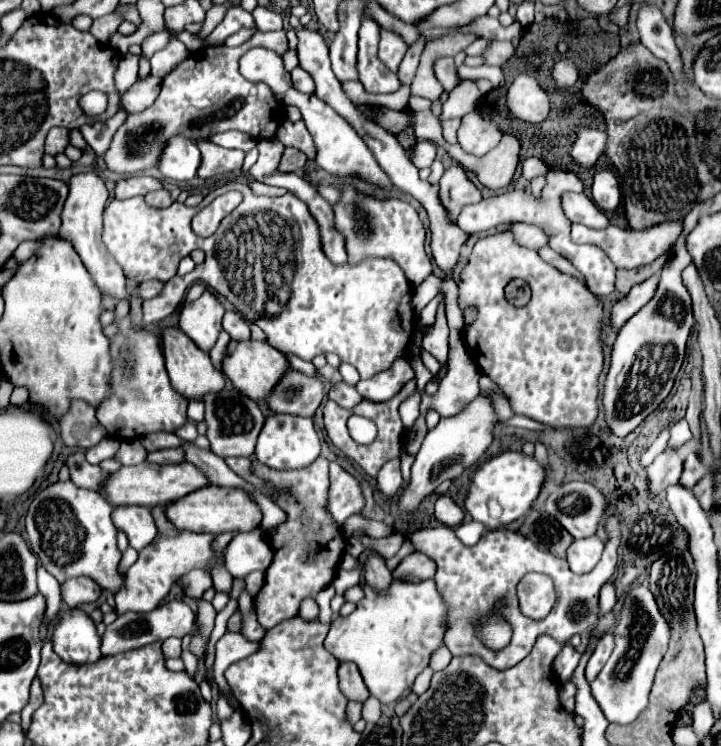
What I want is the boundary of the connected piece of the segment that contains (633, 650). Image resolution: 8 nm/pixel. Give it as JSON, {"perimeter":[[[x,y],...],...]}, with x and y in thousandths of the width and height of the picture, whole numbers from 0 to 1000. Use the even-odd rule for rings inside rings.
{"perimeter":[[[886,784],[886,792],[872,792],[867,798],[864,814],[856,819],[850,854],[853,870],[839,894],[831,899],[828,910],[820,916],[820,929],[847,969],[867,972],[895,950],[908,897],[920,883],[928,859],[925,832],[920,832],[908,800],[897,787]]]}

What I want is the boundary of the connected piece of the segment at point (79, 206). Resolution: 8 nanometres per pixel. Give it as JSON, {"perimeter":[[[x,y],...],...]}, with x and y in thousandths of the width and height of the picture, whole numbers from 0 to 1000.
{"perimeter":[[[107,232],[96,240],[96,264],[90,269],[87,280],[87,302],[82,310],[82,318],[101,326],[104,336],[110,339],[112,350],[118,353],[121,363],[129,369],[132,379],[137,382],[140,393],[154,393],[165,401],[179,401],[173,390],[173,366],[168,355],[157,347],[157,342],[148,336],[148,331],[140,323],[143,312],[143,280],[151,267],[148,251],[143,240],[137,240],[132,232]]]}

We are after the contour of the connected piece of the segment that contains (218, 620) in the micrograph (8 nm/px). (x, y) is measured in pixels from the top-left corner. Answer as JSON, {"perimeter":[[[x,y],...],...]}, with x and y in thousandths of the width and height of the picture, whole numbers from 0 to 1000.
{"perimeter":[[[318,806],[318,811],[309,816],[309,819],[304,819],[301,822],[301,827],[298,827],[298,840],[295,840],[295,849],[293,849],[293,859],[290,859],[290,883],[287,883],[287,889],[290,889],[290,916],[295,916],[295,883],[298,883],[298,873],[295,873],[295,865],[298,865],[298,859],[315,846],[315,830],[323,824],[329,819],[329,808],[326,806]]]}

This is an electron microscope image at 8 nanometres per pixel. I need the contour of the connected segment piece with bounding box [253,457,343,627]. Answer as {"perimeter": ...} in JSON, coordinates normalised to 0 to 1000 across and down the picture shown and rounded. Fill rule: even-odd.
{"perimeter":[[[442,613],[429,626],[409,631],[381,631],[362,623],[359,618],[351,618],[351,631],[384,653],[404,653],[404,664],[390,664],[384,672],[387,680],[398,685],[398,704],[387,704],[387,709],[381,709],[376,717],[373,731],[379,736],[379,752],[370,763],[368,784],[351,803],[356,830],[368,840],[387,838],[390,832],[409,827],[420,803],[437,803],[440,795],[462,779],[470,747],[476,744],[476,714],[454,688],[454,615]]]}

